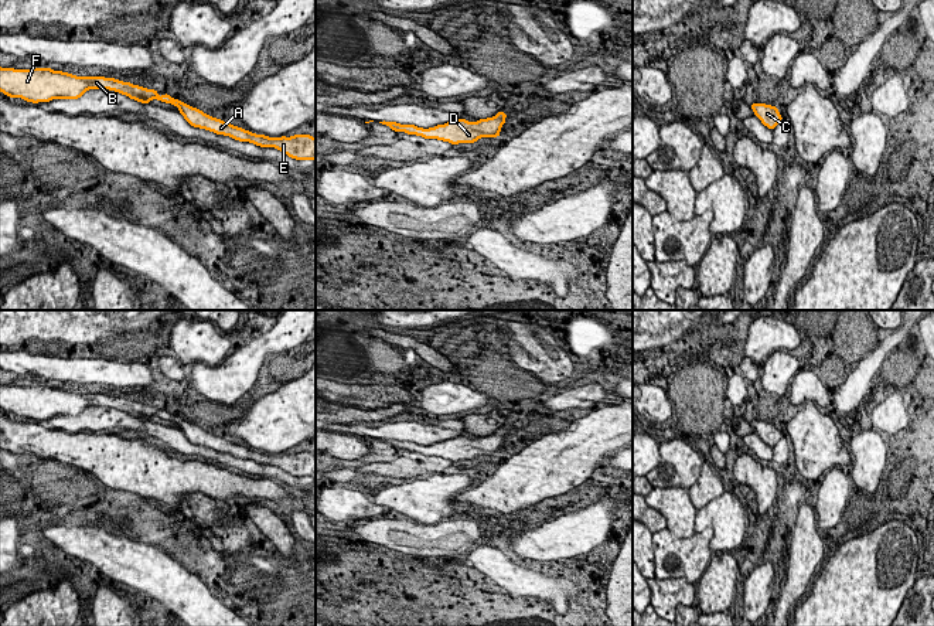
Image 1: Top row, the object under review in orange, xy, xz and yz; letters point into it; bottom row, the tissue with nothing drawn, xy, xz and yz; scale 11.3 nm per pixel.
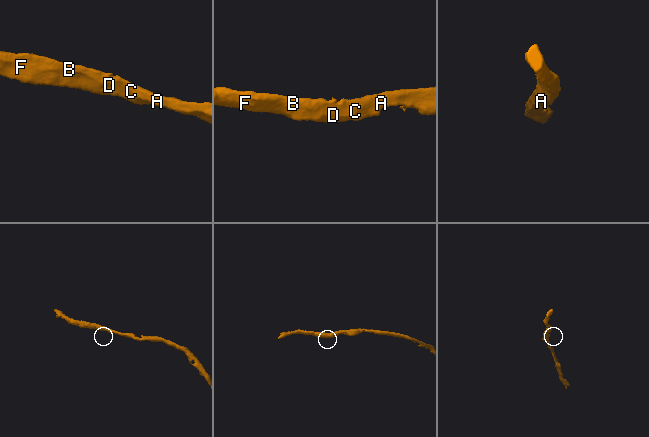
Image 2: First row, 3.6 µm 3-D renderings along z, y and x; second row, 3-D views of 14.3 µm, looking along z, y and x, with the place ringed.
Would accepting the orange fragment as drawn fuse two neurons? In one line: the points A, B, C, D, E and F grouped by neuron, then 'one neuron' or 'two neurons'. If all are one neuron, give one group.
A B C D E F; one neuron

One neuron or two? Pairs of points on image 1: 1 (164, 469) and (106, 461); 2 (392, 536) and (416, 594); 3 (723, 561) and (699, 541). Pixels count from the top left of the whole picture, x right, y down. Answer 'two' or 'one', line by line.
1: one
2: two
3: two

